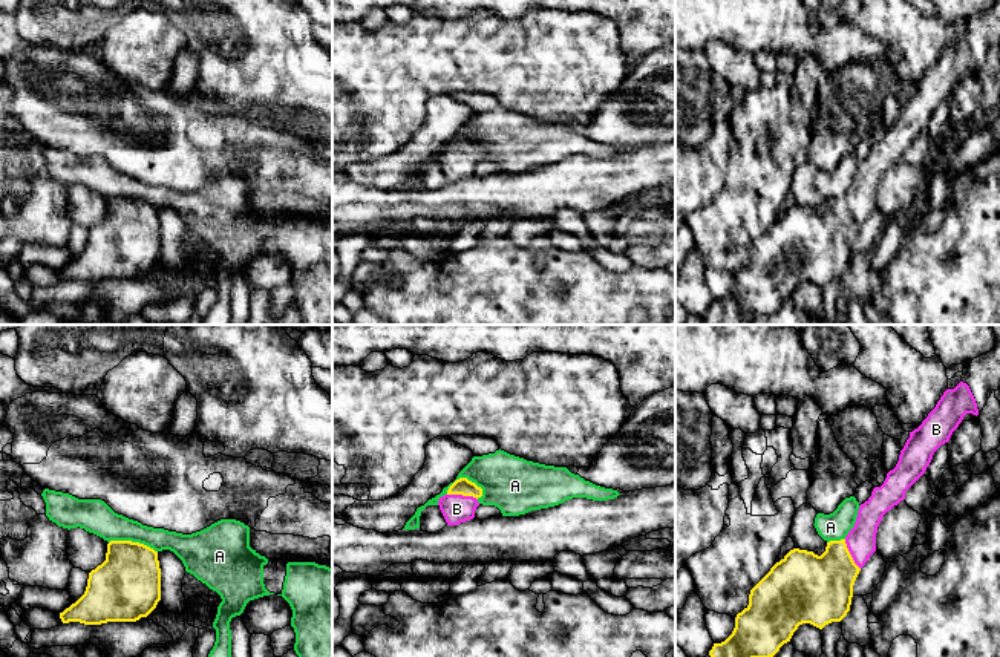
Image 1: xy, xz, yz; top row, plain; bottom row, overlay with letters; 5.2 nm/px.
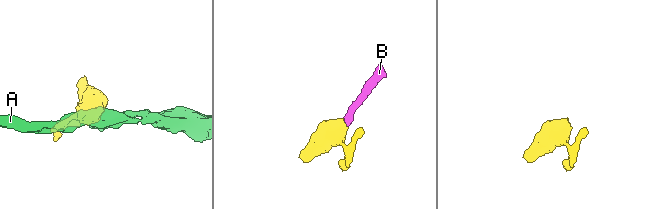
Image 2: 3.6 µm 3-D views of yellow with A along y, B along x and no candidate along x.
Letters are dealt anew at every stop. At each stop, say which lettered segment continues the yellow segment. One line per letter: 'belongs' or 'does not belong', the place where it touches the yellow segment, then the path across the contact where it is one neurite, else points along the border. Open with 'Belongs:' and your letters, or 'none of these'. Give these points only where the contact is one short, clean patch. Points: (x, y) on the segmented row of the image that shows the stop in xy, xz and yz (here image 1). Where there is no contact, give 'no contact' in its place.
Belongs: B
A: does not belong; contact xz (463, 478); border xz (483, 489), (466, 478), (458, 478), (446, 493)
B: belongs; contact xz (463, 495); way xz (463, 486), (463, 495), (457, 509)

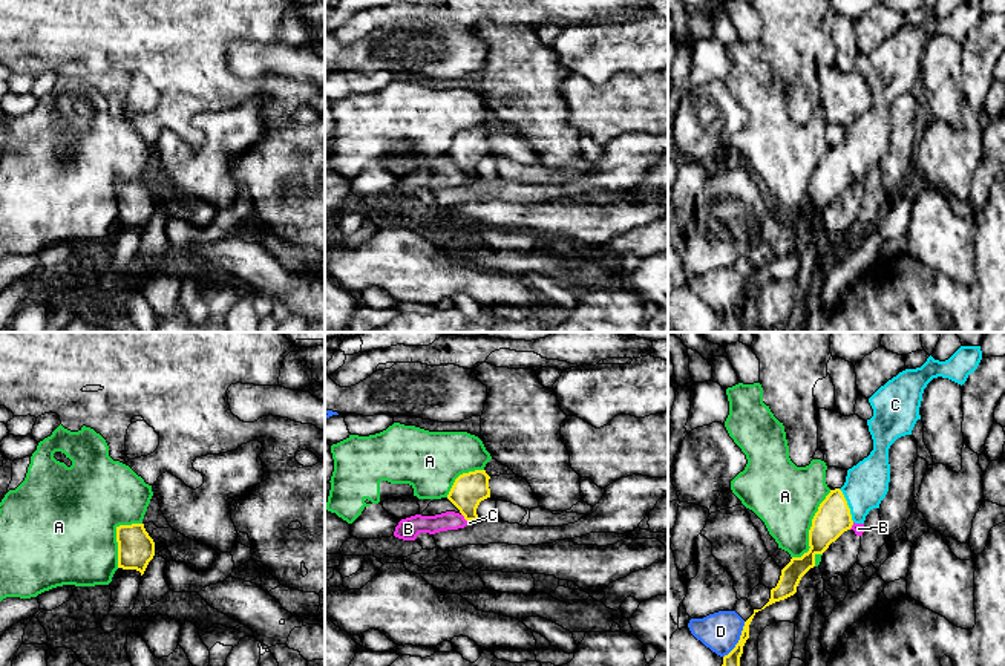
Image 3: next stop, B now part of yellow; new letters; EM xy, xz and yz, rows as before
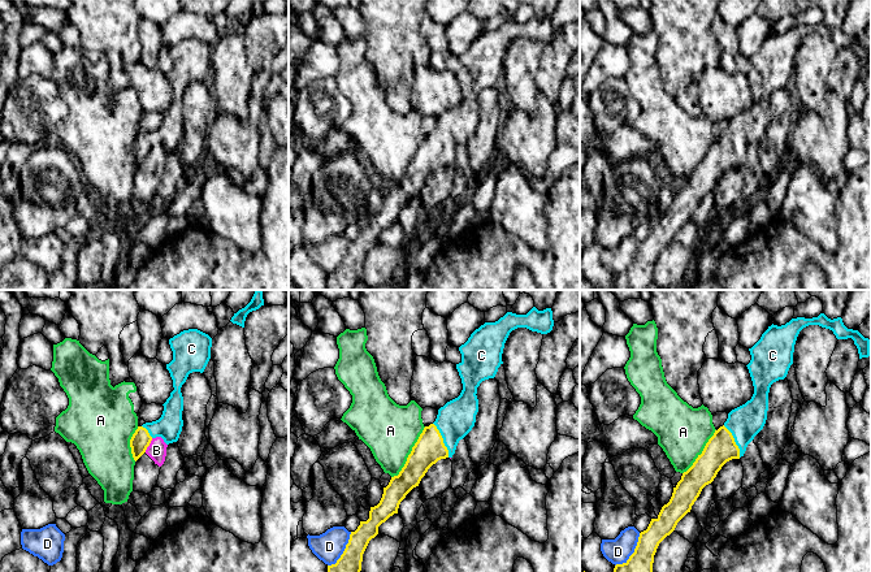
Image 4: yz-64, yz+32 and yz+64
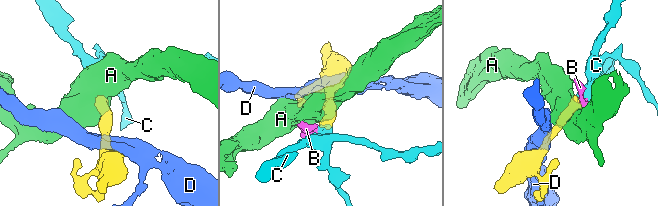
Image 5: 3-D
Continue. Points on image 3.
Belongs: C
A: does not belong; contact yz (811, 528)
B: does not belong; contact xz (464, 518); border xz (461, 513), (466, 521)
C: belongs; contact yz (847, 506); way yz (834, 518), (847, 506), (866, 484)
D: does not belong; contact yz (739, 640); border yz (745, 622), (739, 642), (723, 657)

